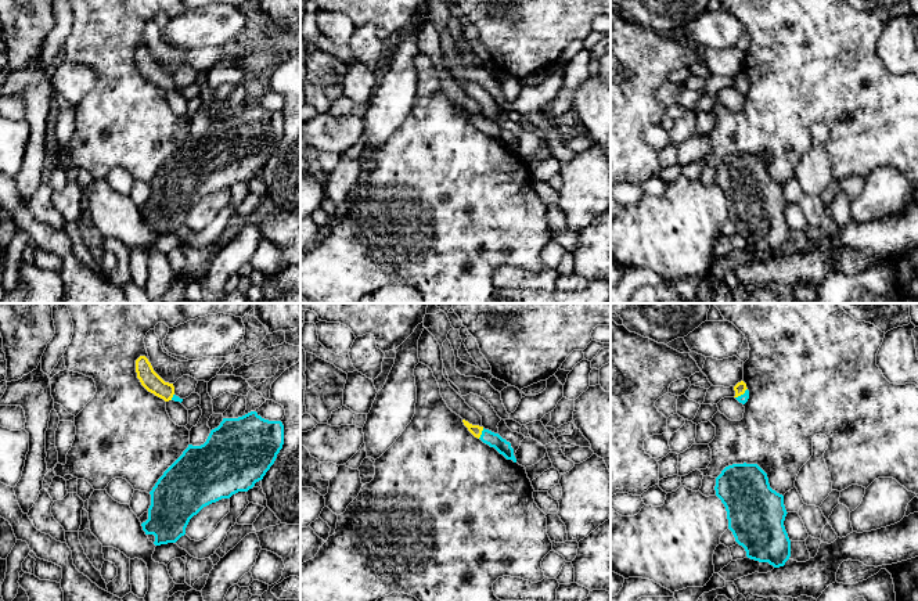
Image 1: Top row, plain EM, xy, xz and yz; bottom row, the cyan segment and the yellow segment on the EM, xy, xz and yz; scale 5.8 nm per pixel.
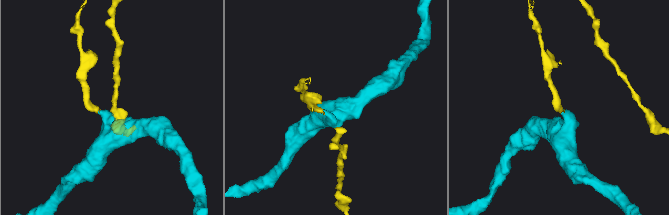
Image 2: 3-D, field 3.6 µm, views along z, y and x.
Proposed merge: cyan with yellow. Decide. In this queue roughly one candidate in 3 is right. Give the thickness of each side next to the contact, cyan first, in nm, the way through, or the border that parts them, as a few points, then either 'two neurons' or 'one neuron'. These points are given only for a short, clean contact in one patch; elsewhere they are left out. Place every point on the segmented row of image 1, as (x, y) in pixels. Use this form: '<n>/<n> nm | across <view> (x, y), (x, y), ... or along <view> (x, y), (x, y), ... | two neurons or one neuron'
80/60 nm | across xz (493, 439), (482, 434), (475, 429) | one neuron

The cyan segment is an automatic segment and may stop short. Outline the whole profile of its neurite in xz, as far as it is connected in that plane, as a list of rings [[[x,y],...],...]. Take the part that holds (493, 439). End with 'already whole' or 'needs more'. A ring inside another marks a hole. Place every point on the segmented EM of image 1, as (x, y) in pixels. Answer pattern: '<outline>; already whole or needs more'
[[[462,420],[462,422],[475,438],[480,439],[483,443],[489,445],[490,447],[494,447],[507,460],[512,460],[514,463],[516,463],[511,443],[503,439],[498,433],[494,433],[479,425],[472,425],[465,420]]]; needs more

